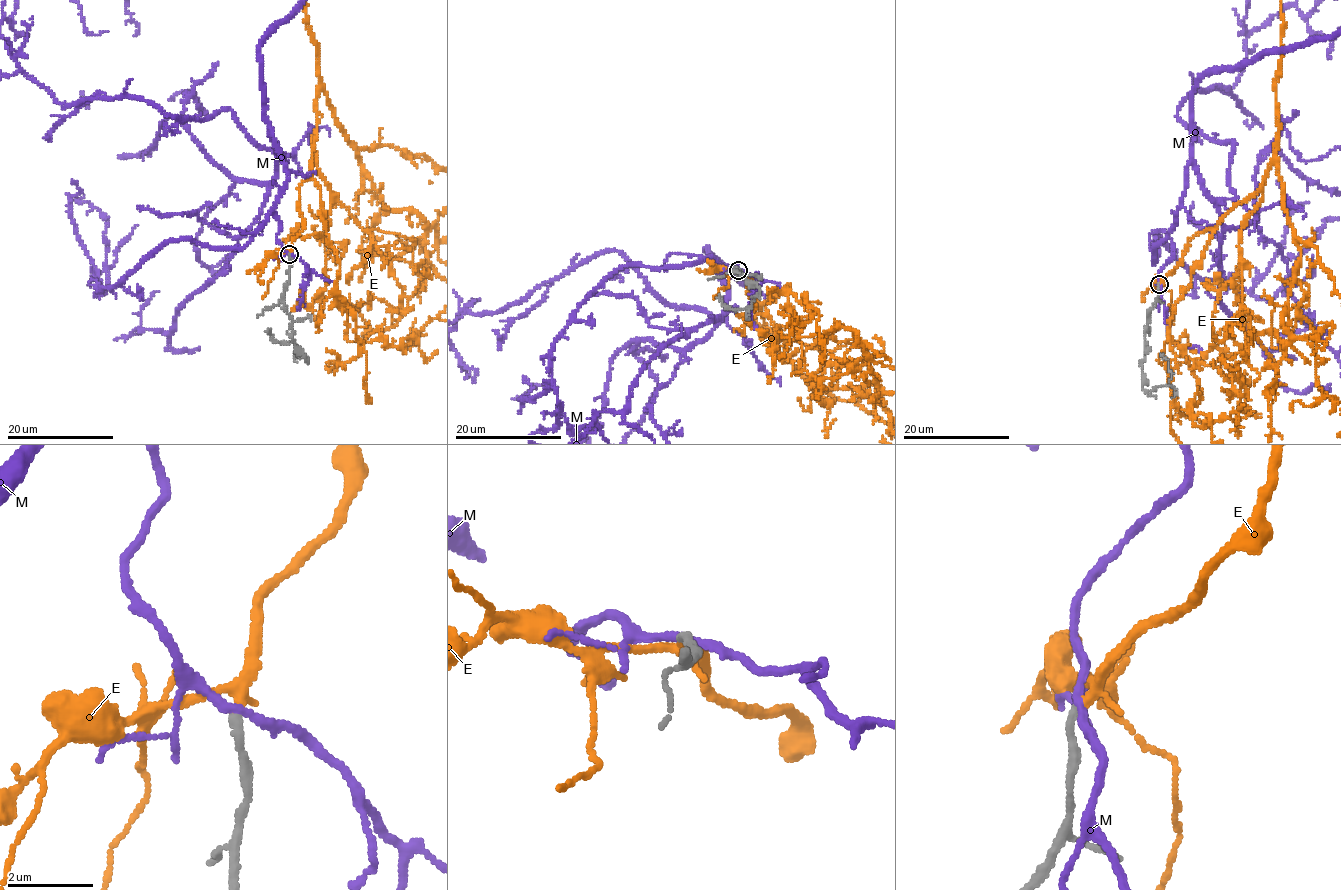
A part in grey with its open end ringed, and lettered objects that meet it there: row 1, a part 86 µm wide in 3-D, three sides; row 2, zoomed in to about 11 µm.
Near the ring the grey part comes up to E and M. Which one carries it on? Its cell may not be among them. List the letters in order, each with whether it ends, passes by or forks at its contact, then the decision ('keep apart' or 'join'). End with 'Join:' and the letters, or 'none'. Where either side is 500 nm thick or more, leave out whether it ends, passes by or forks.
E: it passes by; join
M: it passes by; keep apart
Join: E

